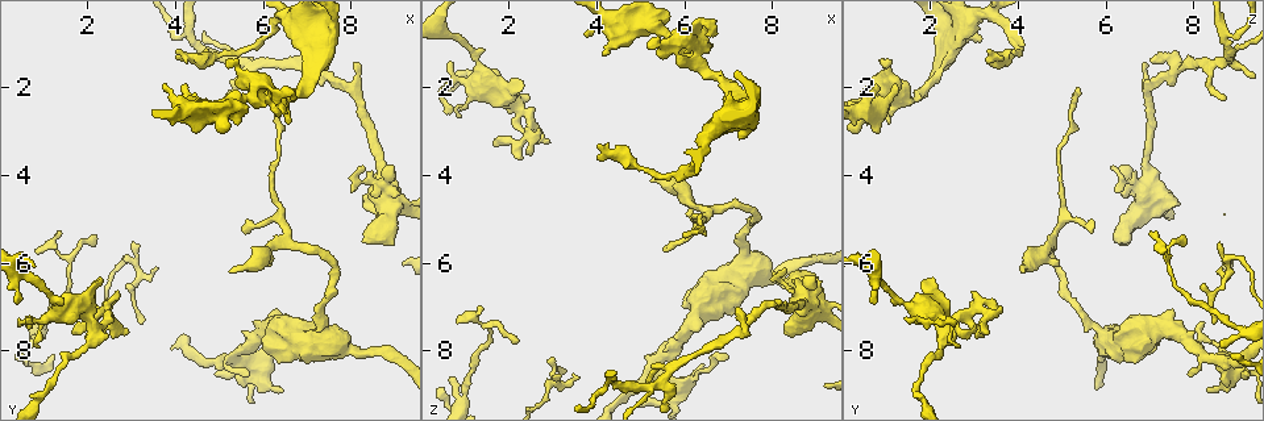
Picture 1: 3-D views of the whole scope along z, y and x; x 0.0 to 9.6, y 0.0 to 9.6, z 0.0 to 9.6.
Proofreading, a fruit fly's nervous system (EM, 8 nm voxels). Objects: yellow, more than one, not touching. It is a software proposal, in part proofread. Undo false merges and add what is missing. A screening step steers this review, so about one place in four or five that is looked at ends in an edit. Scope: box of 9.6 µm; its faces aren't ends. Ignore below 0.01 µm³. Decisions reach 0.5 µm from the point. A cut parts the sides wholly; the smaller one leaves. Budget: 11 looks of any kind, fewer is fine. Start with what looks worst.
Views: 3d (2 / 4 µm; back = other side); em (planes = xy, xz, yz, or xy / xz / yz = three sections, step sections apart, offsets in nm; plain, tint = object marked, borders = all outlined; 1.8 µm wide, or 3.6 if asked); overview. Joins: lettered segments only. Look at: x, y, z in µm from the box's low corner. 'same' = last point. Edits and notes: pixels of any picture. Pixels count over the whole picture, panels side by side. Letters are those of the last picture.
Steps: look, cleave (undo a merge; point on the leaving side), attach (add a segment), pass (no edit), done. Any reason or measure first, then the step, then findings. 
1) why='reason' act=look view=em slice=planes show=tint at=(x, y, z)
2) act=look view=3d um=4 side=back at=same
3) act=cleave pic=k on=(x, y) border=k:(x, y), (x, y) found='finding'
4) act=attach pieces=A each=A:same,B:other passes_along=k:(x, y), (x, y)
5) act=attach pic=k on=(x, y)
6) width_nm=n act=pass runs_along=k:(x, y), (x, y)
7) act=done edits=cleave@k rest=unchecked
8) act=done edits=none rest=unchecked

why='arms run side by side' act=look view=em slice=planes show=borders at=(6.15, 2.30, 1.25)

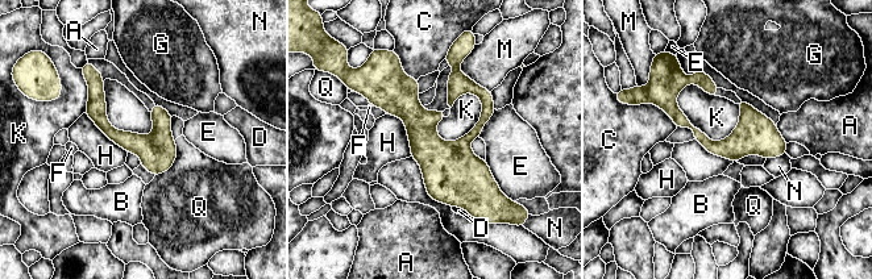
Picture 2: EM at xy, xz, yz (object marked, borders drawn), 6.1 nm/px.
longest_contact=K:420nm act=pass each=A:other,B:other,C:other,D:other,E:other,F:other,G:other,H:other,K:other,M:other,N:other,Q:other runs_along=2:(663, 101), (710, 146), (783, 150) found='all the same neuron'

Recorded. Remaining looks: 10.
why='long arm stops here' act=look view=3d um=2 at=(3.95, 1.15, 3.40)

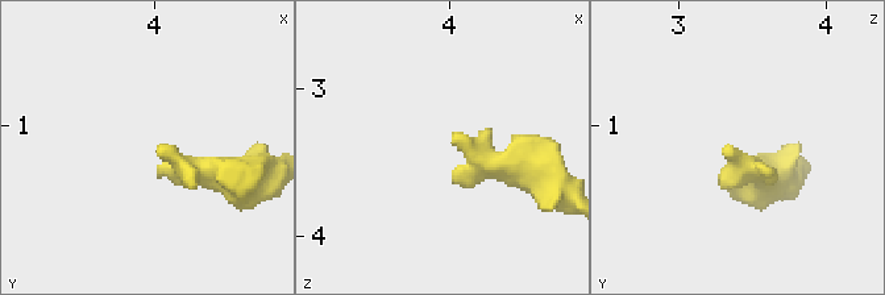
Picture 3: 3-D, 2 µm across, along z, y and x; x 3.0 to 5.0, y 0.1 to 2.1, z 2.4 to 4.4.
why='now the EM' act=look view=em slice=planes show=tint at=(4.02, 1.16, 3.40)

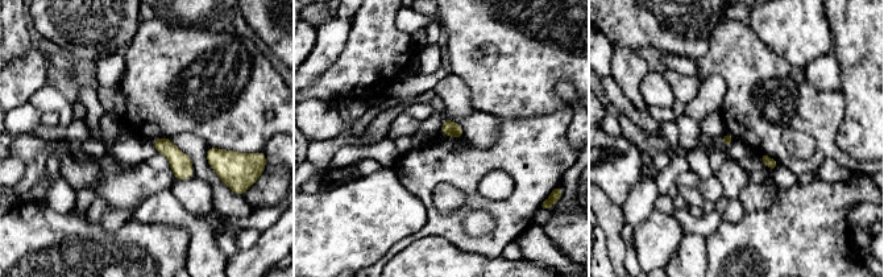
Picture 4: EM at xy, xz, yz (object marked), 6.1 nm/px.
act=look view=em slice=planes show=borders at=same

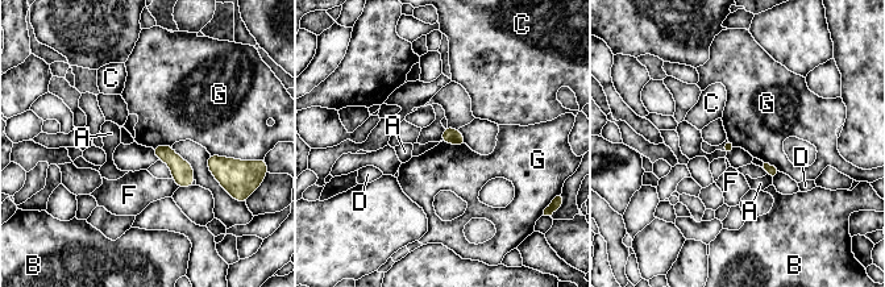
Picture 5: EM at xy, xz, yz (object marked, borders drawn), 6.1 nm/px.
longest_contact=G:190nm act=pass each=A:other,B:other,C:other,D:other,F:other,G:other border=5:(210, 153), (239, 159) found='none of them fits'

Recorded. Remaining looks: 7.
act=look view=3d um=4 at=(9.10, 4.65, 7.05)

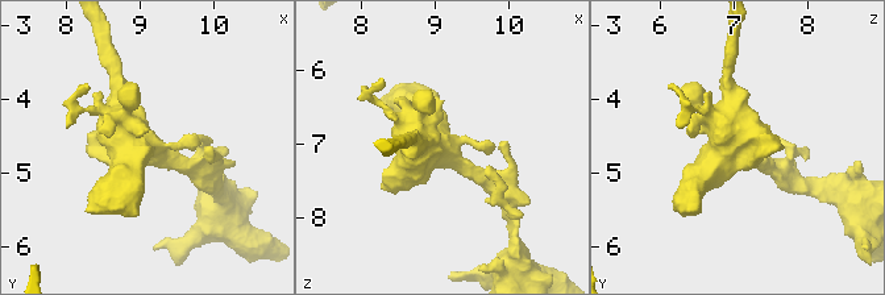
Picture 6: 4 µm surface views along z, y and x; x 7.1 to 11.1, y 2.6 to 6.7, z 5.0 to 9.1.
why='now the EM' act=look view=em um=3.6 slice=planes show=borders at=(9.10, 4.60, 7.00)

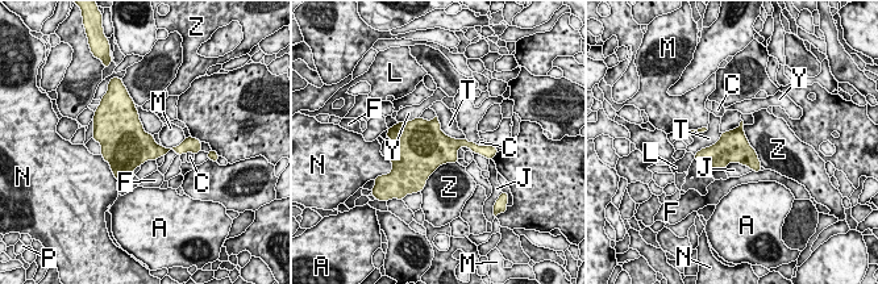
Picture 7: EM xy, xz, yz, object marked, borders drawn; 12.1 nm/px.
act=pass each=A:other,C:other,F:other,J:other,L:other,M:other,N:other,P:other,T:other,Y:other,Z:other border=7:(724, 170), (728, 163), (752, 170) found='continuous, no second neuron'

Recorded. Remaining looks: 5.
act=look view=3d um=2 at=(2.90, 5.90, 8.85)

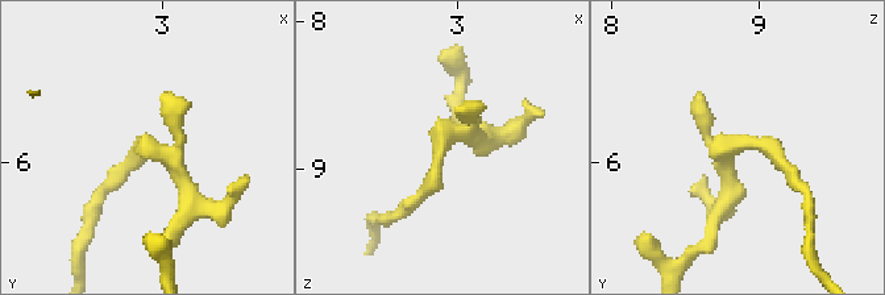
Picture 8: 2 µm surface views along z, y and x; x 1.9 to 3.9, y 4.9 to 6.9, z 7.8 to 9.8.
why='now the EM' act=look view=em um=3.6 slice=xy step=4 show=tint at=(2.92, 5.88, 8.84)

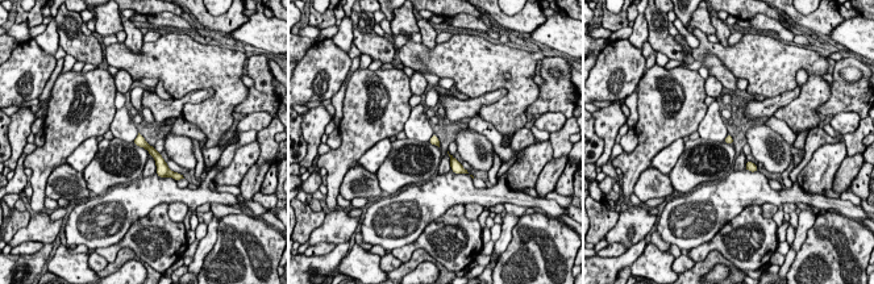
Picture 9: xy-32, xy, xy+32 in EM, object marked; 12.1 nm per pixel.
act=look view=em um=3.6 slice=planes show=borders at=same

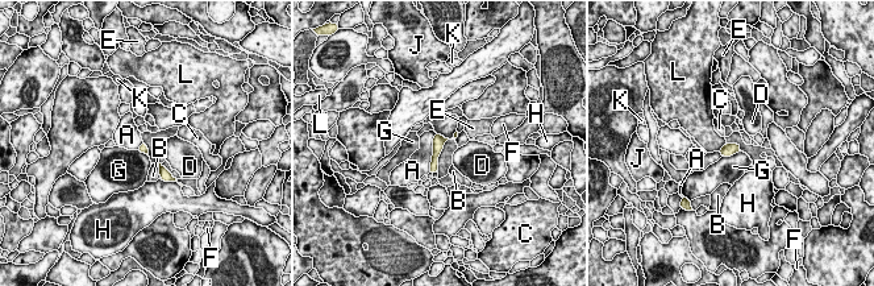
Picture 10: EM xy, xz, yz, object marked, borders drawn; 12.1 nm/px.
longest_contact=A:480nm act=pass each=A:other,B:other,C:other,D:other,E:other,F:other,G:other,H:other,J:other,K:other,L:other border=10:(740, 150), (721, 157) found='all the same neuron'

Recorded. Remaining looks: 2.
act=done edits=none rest=unchecked

